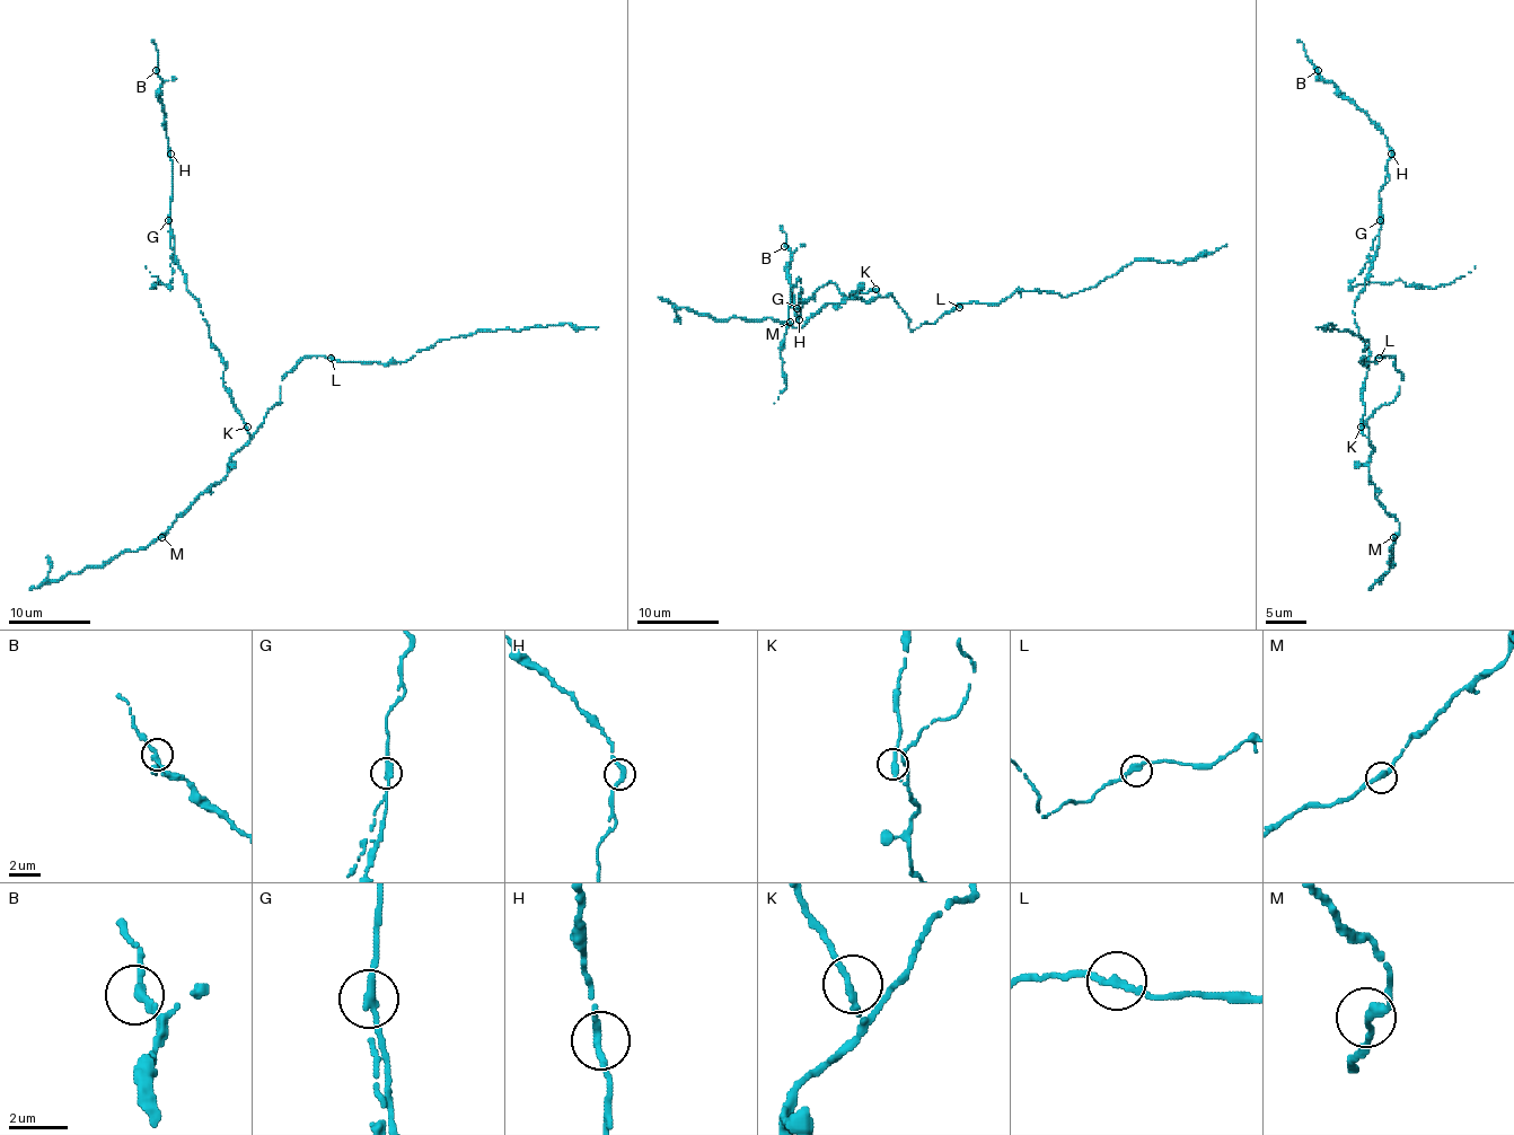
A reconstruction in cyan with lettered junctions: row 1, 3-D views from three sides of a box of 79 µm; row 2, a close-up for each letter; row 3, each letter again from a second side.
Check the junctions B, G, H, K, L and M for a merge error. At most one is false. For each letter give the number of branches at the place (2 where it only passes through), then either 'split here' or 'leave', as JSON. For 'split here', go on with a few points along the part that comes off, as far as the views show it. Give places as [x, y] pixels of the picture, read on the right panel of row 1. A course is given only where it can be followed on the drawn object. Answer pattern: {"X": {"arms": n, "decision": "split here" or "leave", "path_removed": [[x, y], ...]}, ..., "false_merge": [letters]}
{"B": {"arms": 2, "decision": "leave"}, "G": {"arms": 2, "decision": "split here", "path_removed": [[1379, 221], [1379, 234], [1369, 260], [1353, 287], [1391, 284], [1396, 280], [1407, 287], [1436, 288], [1475, 266]]}, "H": {"arms": 2, "decision": "leave"}, "K": {"arms": 2, "decision": "leave"}, "L": {"arms": 2, "decision": "leave"}, "M": {"arms": 2, "decision": "leave"}, "false_merge": ["G"]}

